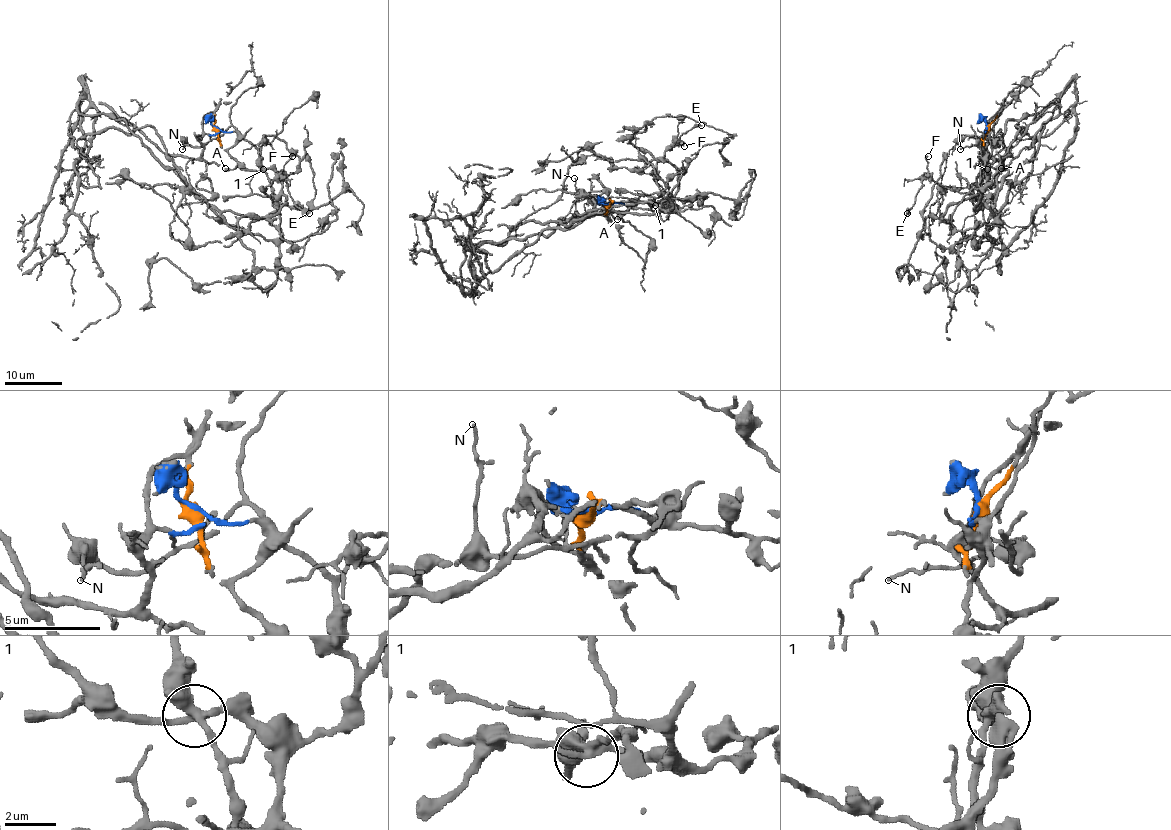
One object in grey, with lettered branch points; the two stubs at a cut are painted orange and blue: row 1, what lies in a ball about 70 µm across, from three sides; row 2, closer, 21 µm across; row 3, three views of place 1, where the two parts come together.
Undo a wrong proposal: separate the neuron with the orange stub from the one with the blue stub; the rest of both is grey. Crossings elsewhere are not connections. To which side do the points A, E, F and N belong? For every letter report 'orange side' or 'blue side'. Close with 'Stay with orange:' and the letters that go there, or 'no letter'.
A: orange side
E: orange side
F: orange side
N: blue side
Stay with orange: A, E, F

